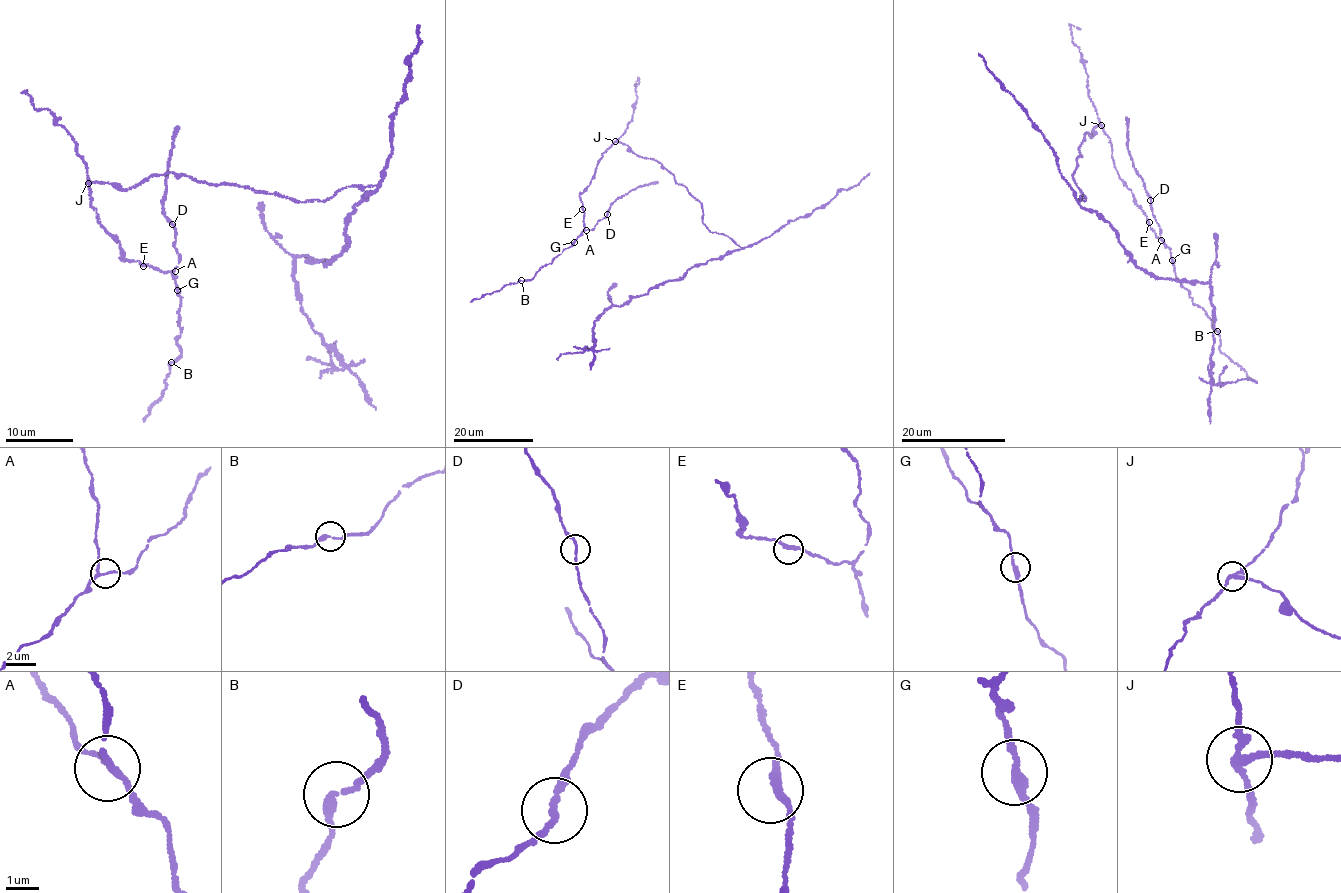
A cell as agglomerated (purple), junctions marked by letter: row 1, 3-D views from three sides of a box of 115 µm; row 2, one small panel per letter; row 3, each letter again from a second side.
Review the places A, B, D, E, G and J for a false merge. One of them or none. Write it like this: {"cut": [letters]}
{"cut": ["J"]}

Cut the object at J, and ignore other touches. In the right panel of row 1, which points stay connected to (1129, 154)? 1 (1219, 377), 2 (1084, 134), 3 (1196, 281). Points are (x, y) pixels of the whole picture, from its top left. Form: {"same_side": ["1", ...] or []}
{"same_side": []}

